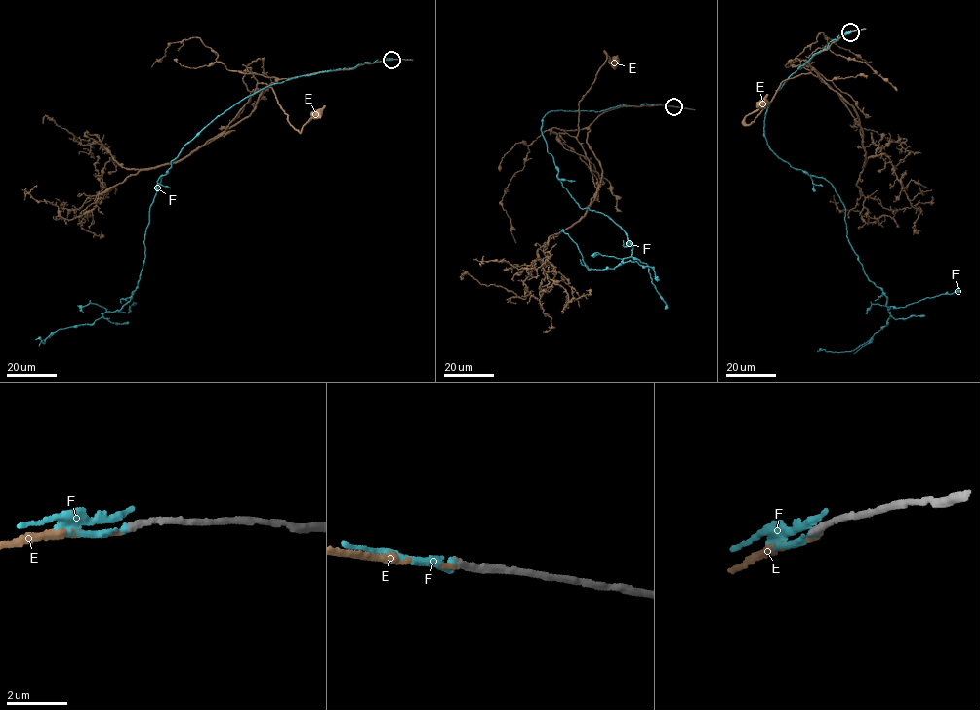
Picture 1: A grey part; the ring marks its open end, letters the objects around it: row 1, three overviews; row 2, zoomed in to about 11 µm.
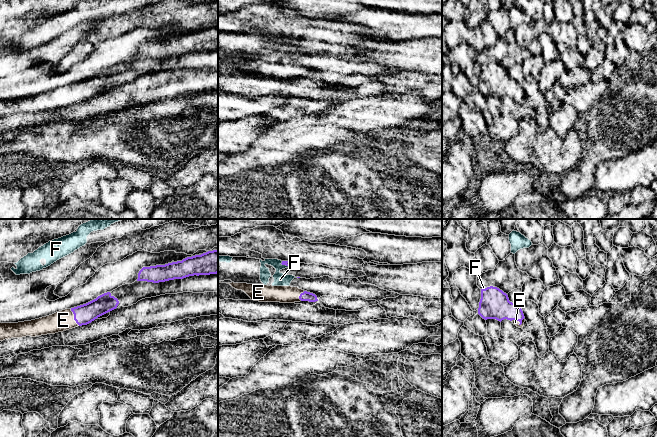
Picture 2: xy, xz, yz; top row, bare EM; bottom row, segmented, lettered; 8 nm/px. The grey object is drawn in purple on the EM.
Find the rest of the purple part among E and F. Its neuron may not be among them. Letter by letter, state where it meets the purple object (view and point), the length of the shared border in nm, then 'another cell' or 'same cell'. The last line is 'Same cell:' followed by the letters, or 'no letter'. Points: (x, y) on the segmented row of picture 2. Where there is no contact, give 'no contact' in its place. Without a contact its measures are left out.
E: meets purple in yz at (518, 320); contact 110 nm long; same cell
F: meets purple in xz at (286, 265); contact 100 nm long; another cell
Same cell: E

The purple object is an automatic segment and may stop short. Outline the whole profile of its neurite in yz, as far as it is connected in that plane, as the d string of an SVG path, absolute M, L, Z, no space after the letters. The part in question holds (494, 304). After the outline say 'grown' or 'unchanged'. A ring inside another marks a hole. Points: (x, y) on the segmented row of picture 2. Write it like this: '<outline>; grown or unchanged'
M493 286L481 289L478 314L485 320L510 320L519 328L523 328L525 322L522 309L510 302L506 293Z; grown

